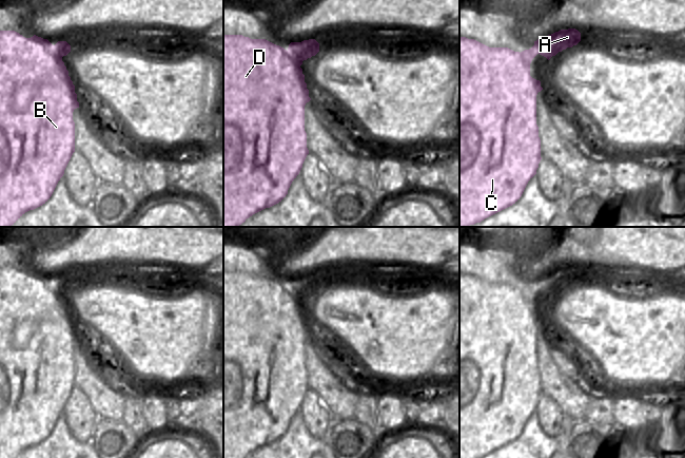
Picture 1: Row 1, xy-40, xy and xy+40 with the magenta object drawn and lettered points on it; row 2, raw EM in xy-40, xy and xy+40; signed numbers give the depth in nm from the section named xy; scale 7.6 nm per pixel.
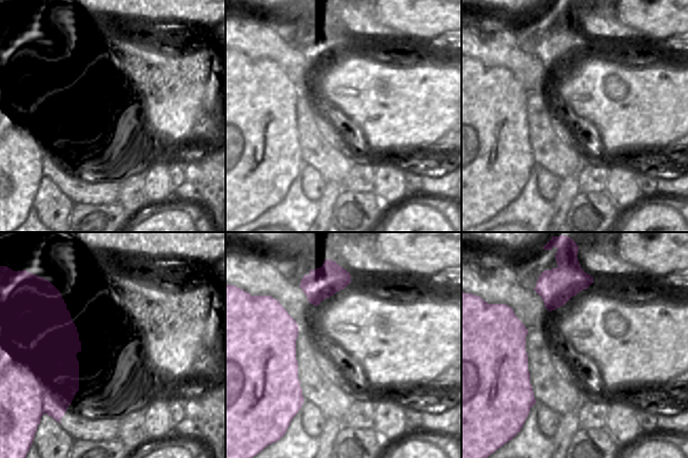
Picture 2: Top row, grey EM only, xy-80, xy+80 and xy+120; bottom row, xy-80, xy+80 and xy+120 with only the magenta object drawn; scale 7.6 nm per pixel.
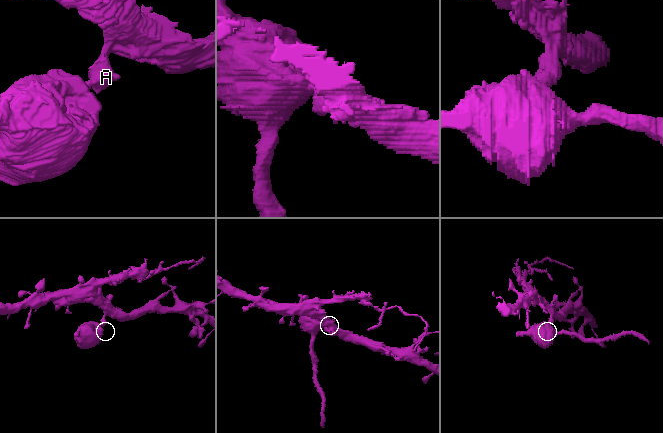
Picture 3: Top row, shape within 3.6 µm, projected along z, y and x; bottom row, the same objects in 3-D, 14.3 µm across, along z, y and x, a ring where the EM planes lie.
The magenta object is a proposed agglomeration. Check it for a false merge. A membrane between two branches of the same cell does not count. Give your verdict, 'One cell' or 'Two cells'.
Two cells.

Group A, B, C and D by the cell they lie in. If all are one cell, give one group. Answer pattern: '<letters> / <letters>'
A / B C D

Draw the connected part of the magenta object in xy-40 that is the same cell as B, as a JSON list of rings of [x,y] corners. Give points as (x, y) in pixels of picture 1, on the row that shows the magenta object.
[[[0,31],[0,227],[11,227],[25,212],[45,204],[75,152],[73,112],[79,108],[68,71],[47,40]]]

